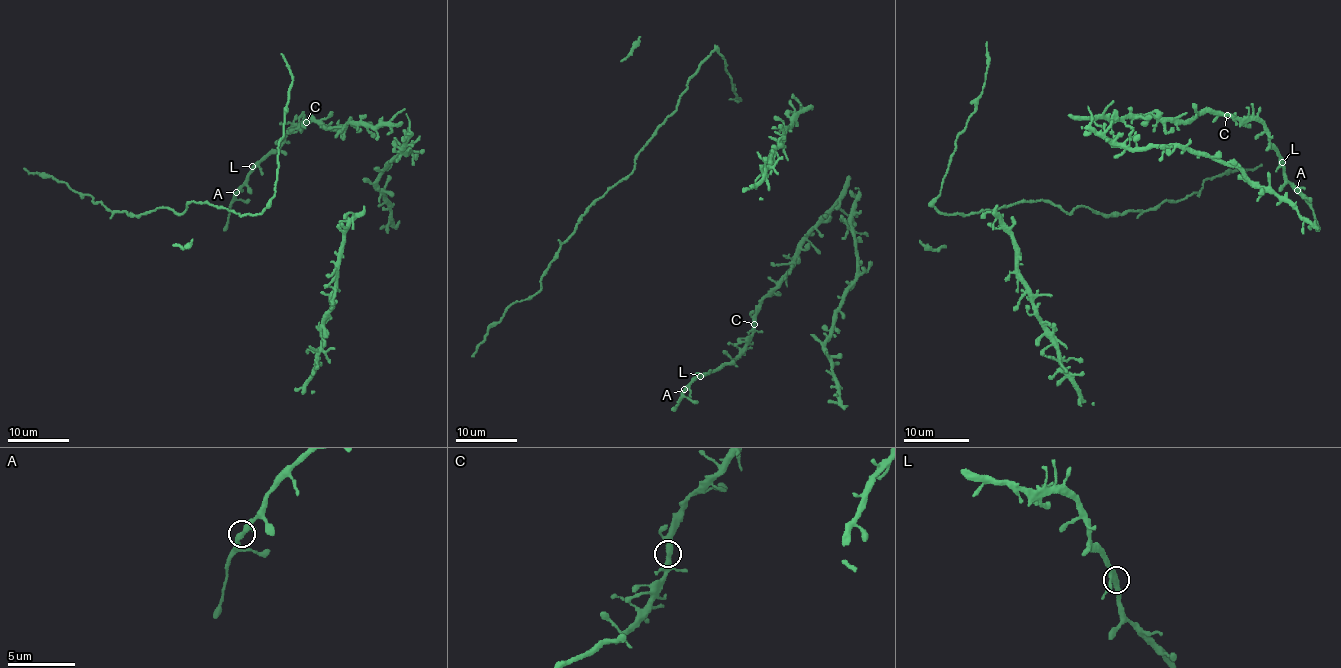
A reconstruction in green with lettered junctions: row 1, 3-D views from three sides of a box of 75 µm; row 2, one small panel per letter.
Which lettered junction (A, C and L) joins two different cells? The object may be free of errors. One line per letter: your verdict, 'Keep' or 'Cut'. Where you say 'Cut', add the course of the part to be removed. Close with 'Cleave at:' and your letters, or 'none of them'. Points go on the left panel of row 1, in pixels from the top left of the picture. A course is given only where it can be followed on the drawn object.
A: Keep
C: Keep
L: Keep
Cleave at: none of them

